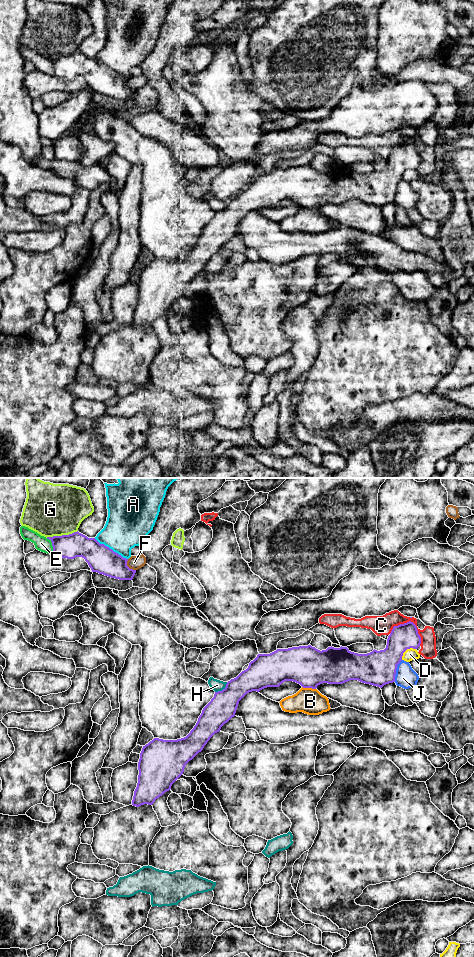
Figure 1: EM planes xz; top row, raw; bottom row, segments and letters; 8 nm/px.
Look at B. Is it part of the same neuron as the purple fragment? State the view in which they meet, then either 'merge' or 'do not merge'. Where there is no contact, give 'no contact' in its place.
meets purple in xz; do not merge

